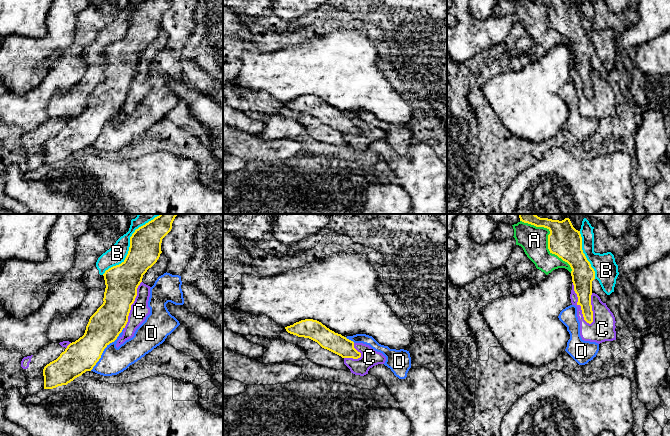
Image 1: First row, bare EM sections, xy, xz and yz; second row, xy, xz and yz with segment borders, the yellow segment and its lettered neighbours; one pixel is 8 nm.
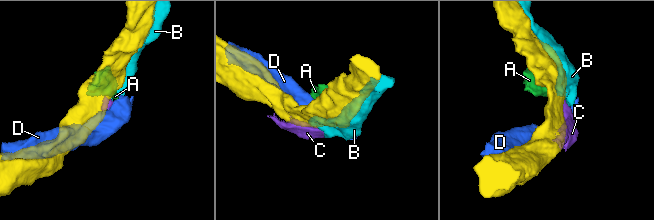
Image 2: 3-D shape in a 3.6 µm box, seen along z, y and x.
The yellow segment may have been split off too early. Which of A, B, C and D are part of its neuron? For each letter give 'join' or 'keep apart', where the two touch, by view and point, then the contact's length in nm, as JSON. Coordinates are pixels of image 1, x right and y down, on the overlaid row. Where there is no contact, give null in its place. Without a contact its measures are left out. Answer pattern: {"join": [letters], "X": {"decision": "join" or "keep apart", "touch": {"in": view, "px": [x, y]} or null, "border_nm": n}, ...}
{"join": [], "A": {"decision": "keep apart", "touch": {"in": "yz", "px": [548, 240]}, "border_nm": 600}, "B": {"decision": "keep apart", "touch": {"in": "xy", "px": [130, 243]}, "border_nm": 700}, "C": {"decision": "keep apart", "touch": {"in": "yz", "px": [578, 304]}, "border_nm": 360}, "D": {"decision": "keep apart", "touch": {"in": "xy", "px": [105, 347]}, "border_nm": 440}}

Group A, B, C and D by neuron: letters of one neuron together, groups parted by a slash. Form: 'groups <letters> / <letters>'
groups A C / B / D

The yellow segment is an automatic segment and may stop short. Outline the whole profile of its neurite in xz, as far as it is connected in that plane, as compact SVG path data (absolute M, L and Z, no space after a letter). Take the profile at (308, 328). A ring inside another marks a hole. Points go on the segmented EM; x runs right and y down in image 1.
M305 319L285 327L286 331L298 337L309 338L342 358L358 359L361 353L354 348L354 342L335 333L321 322Z

